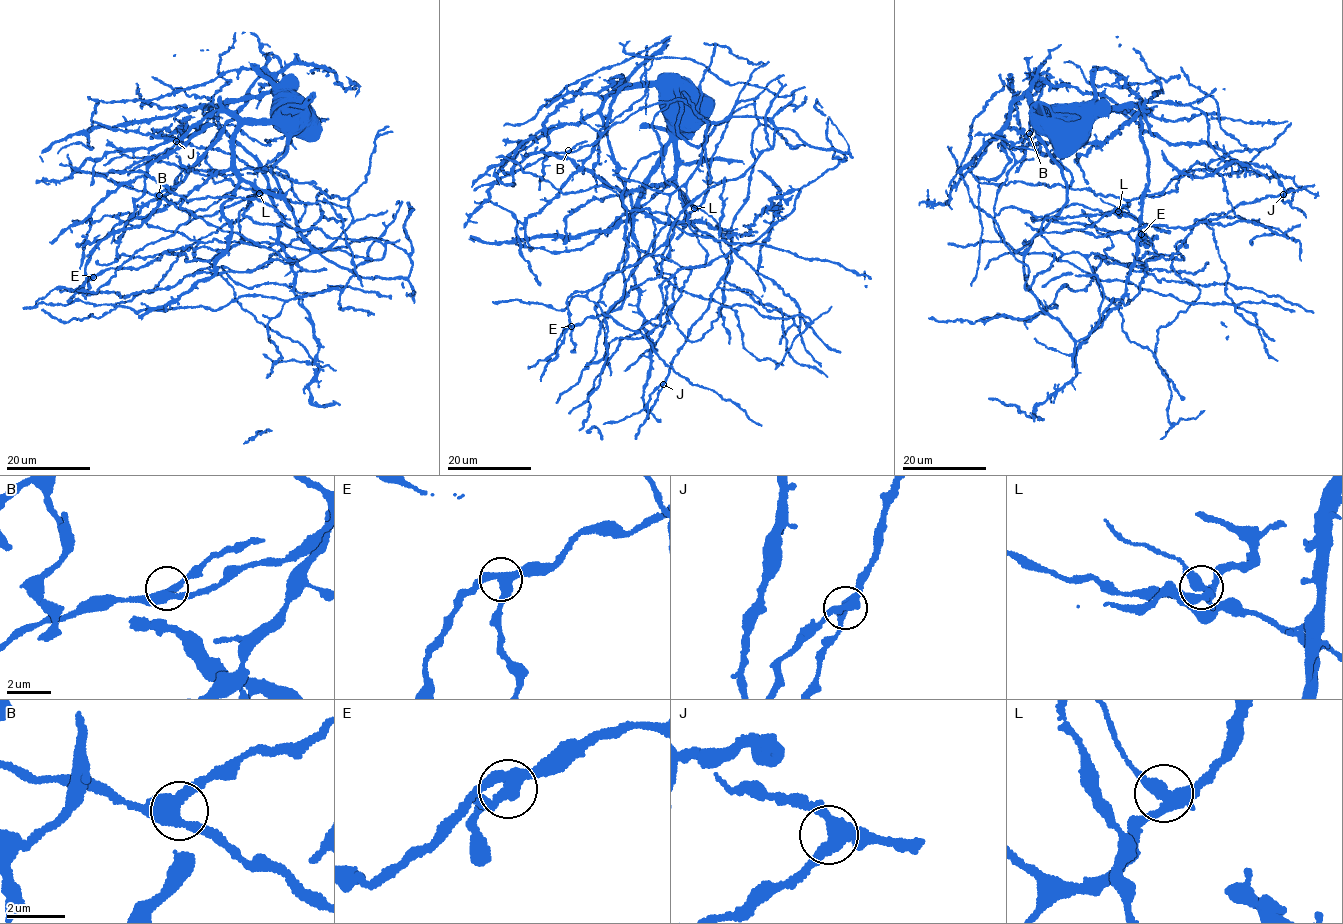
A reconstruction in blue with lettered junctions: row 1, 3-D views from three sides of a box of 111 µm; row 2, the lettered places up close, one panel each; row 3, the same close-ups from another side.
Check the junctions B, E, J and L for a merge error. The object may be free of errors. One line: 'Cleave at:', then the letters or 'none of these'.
Cleave at: L

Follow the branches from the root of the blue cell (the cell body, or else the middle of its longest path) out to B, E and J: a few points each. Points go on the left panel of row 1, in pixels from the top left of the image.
B: (284, 114), (239, 123), (218, 110), (204, 116), (181, 137), (88, 158), (80, 168), (159, 195)
E: (284, 114), (285, 155), (272, 175), (306, 256), (290, 262), (242, 238), (208, 260), (165, 251), (93, 277)
J: (284, 114), (285, 155), (272, 175), (301, 236), (320, 251), (350, 223), (347, 199), (219, 148), (176, 141)

